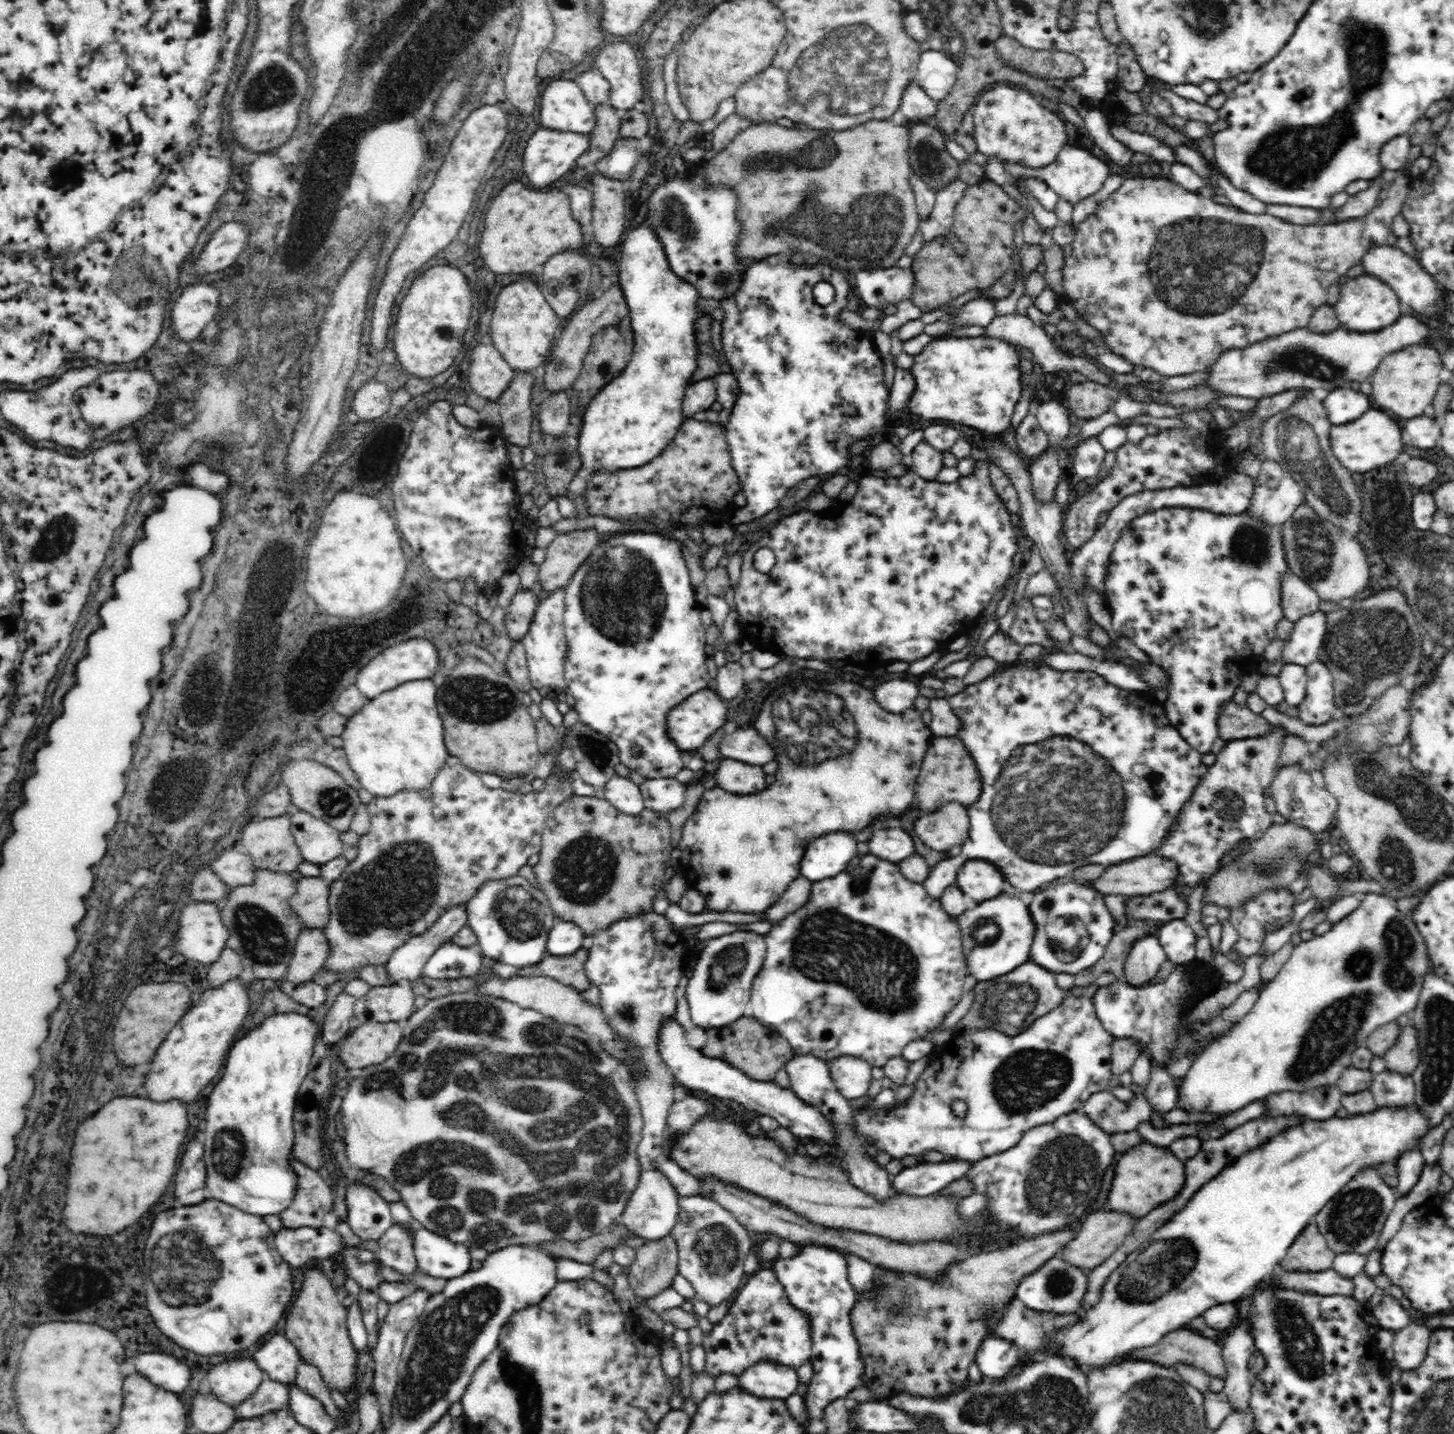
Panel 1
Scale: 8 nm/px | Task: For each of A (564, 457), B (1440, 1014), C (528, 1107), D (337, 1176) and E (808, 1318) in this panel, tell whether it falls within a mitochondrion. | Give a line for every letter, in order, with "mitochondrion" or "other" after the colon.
A: mitochondrion
B: mitochondrion
C: mitochondrion
D: other
E: other

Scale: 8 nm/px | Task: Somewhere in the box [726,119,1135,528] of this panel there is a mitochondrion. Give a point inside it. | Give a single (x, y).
(872, 222)

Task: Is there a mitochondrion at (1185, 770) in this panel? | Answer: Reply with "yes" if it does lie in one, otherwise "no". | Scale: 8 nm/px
no

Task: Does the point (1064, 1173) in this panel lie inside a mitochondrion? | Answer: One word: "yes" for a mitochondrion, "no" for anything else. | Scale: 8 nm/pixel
yes

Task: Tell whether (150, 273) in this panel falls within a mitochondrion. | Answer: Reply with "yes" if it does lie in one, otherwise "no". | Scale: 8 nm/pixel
yes

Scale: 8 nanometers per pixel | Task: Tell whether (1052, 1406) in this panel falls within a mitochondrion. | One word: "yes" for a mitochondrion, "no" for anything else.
yes

